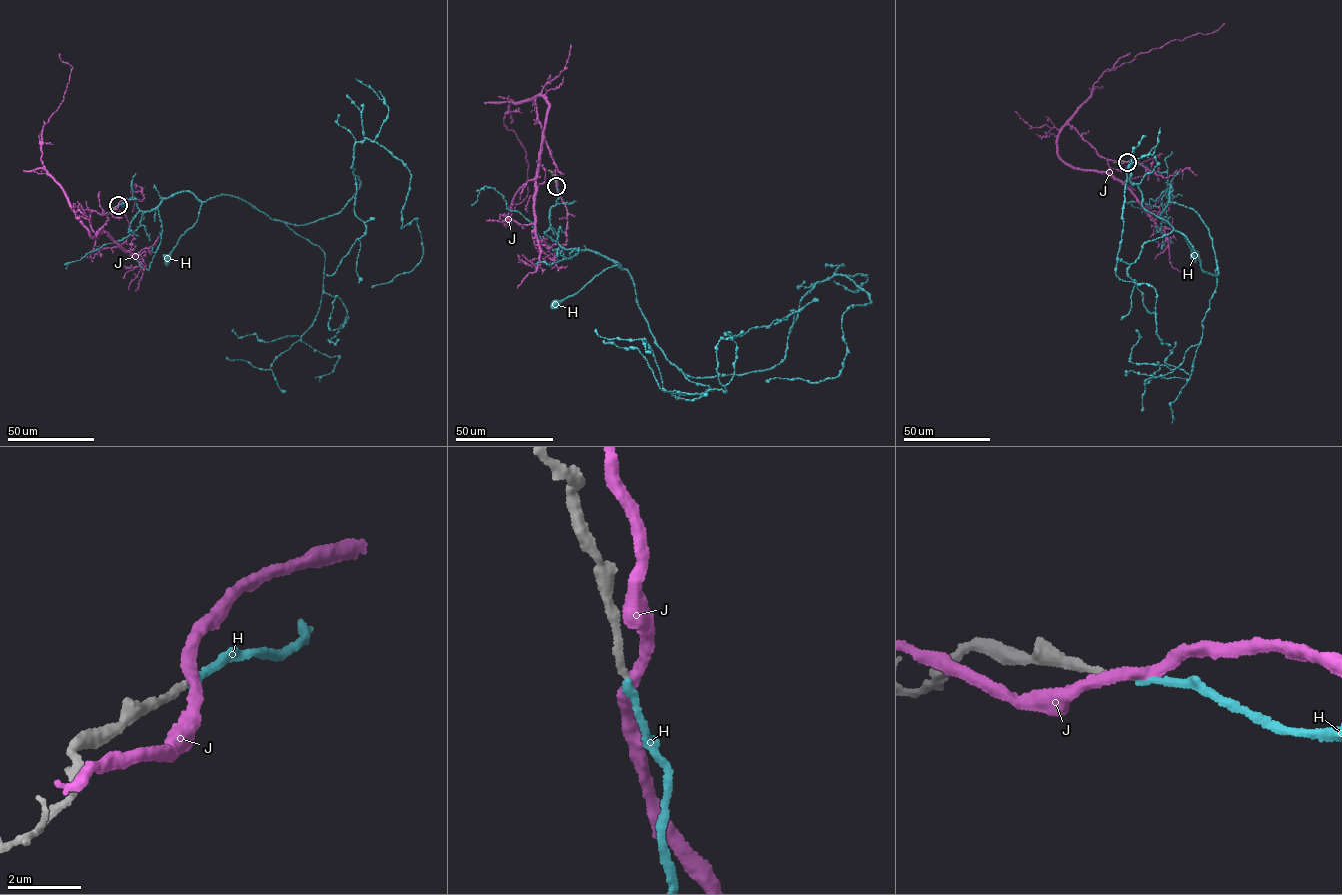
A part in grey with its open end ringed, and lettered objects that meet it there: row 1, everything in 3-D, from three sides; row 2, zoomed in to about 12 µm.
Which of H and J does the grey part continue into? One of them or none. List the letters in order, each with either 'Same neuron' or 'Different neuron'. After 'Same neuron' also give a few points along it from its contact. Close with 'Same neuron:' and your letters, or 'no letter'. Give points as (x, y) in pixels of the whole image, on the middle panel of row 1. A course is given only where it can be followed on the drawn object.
H: Same neuron. Its course: (556, 186), (558, 198), (549, 216), (560, 245), (596, 252), (623, 269), (605, 269), (555, 303)
J: Different neuron
Same neuron: H

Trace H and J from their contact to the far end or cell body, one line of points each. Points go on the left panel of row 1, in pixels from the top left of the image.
H: (118, 205), (133, 197), (138, 209), (151, 211), (184, 191), (201, 202), (197, 220), (167, 259)
J: (118, 205), (104, 214), (69, 204), (90, 235), (94, 237), (101, 228), (136, 256), (142, 275), (136, 291)

